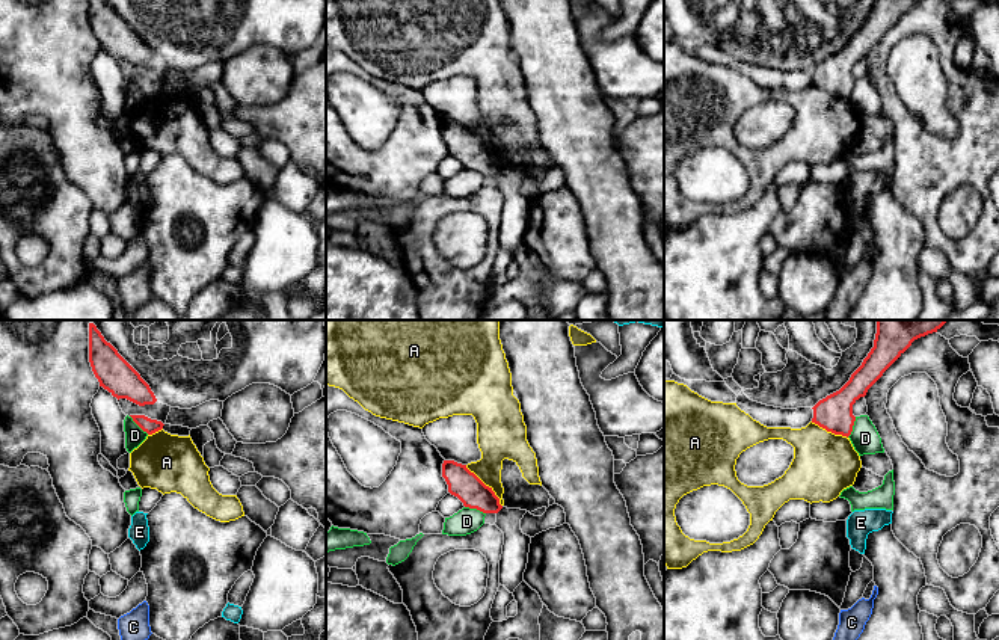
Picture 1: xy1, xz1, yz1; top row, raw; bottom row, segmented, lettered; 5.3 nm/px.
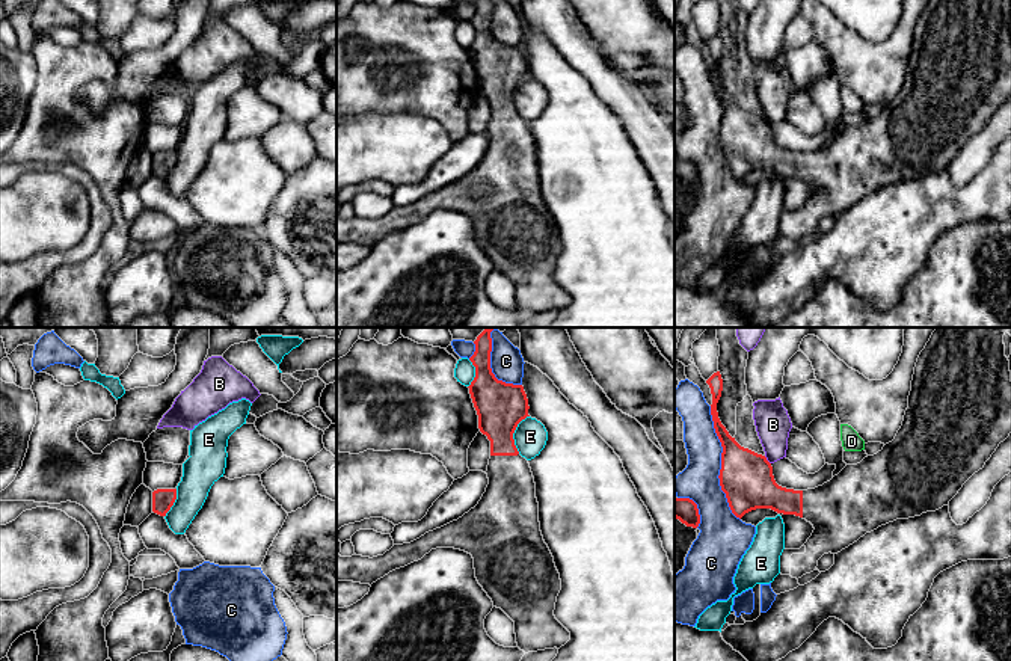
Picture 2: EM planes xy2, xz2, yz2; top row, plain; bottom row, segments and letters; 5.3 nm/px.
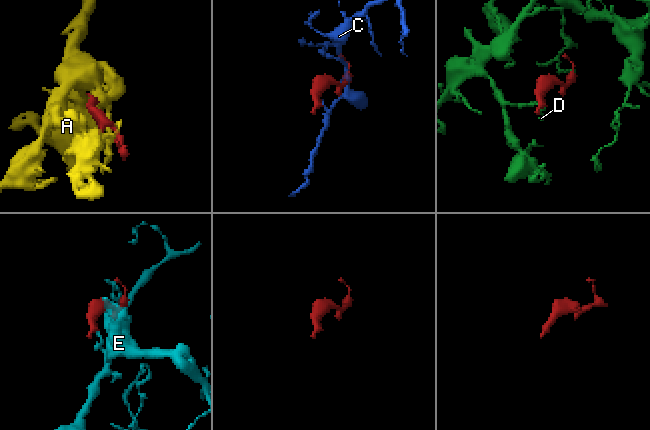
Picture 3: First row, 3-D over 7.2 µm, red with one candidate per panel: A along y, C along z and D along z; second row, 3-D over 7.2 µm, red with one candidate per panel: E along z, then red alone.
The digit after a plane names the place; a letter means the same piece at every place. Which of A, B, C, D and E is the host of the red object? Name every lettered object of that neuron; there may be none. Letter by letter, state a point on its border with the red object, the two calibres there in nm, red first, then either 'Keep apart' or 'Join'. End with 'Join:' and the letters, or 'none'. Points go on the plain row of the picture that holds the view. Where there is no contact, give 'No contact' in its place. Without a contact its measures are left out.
A: Touches red at xz1 (485, 147). Thickness 160 nm (red) against 220 nm. Keep apart
B: Touches red at yz2 (767, 122). Thickness 280 nm (red) against 190 nm. Keep apart
C: Touches red at yz2 (722, 126). Thickness 280 nm (red) against 200 nm. Keep apart
D: Touches red at xz1 (476, 169). Thickness 160 nm (red) against 140 nm. Keep apart
E: Touches red at xz2 (513, 94). Thickness 260 nm (red) against 180 nm. Keep apart
Join: none

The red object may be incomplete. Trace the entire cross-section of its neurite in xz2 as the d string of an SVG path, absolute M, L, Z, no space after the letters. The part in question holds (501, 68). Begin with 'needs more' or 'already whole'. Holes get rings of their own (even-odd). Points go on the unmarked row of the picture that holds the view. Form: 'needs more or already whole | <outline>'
needs more | M477 0L469 20L475 29L469 56L478 77L478 91L490 103L487 127L489 146L478 166L457 183L426 195L419 201L394 207L377 219L336 217L336 243L373 246L389 234L421 222L436 210L454 210L474 220L475 240L493 269L501 270L513 284L516 305L525 315L560 311L570 302L570 294L555 281L554 272L561 252L554 219L543 202L539 184L536 145L530 125L515 107L513 95L528 77L528 60L522 47L498 42L490 30L492 0Z

